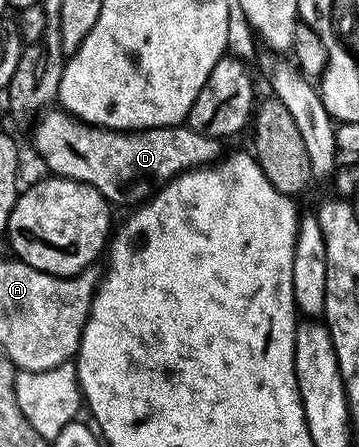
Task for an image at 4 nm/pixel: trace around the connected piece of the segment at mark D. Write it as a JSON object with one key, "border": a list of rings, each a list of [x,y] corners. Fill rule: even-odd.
{"border":[[[45,110],[36,117],[33,148],[54,176],[66,176],[87,182],[103,194],[110,205],[137,206],[150,195],[152,186],[168,184],[192,168],[204,168],[220,159],[222,141],[215,136],[199,134],[184,123],[166,128],[141,128],[138,132],[117,132],[86,124],[64,110]]]}

